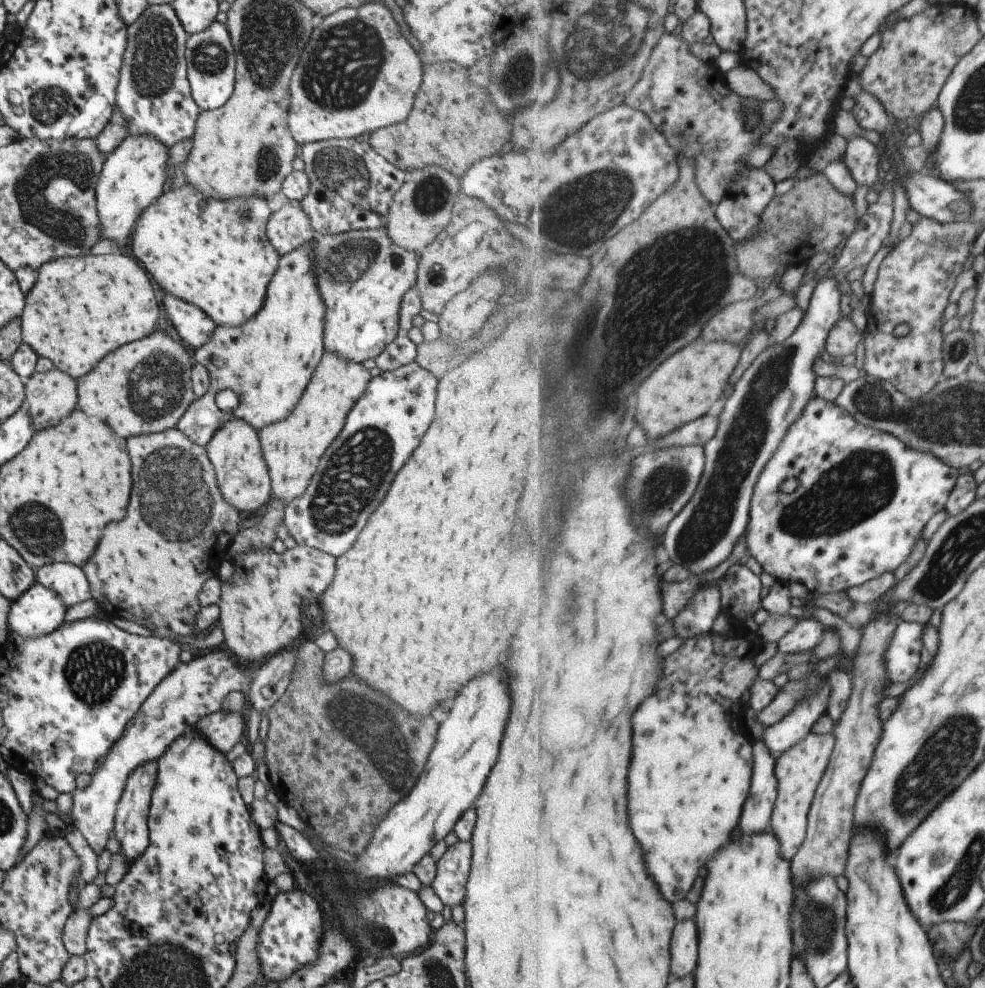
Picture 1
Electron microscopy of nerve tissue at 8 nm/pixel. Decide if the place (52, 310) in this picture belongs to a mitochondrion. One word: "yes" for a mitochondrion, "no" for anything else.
no

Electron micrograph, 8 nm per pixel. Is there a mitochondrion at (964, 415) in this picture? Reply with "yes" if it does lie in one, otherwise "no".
yes

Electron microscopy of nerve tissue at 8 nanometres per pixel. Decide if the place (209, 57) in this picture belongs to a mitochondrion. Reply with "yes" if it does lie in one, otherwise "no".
yes

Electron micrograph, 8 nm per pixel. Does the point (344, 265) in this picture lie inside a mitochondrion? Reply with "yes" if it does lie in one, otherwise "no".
yes

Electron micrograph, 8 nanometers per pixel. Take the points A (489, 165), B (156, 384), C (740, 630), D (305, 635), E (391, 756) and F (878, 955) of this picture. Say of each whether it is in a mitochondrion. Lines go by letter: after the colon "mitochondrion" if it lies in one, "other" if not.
A: other
B: mitochondrion
C: other
D: other
E: mitochondrion
F: other

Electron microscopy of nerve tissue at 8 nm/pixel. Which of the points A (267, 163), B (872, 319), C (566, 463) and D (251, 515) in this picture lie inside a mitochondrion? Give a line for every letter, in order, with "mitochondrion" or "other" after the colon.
A: mitochondrion
B: other
C: other
D: other

